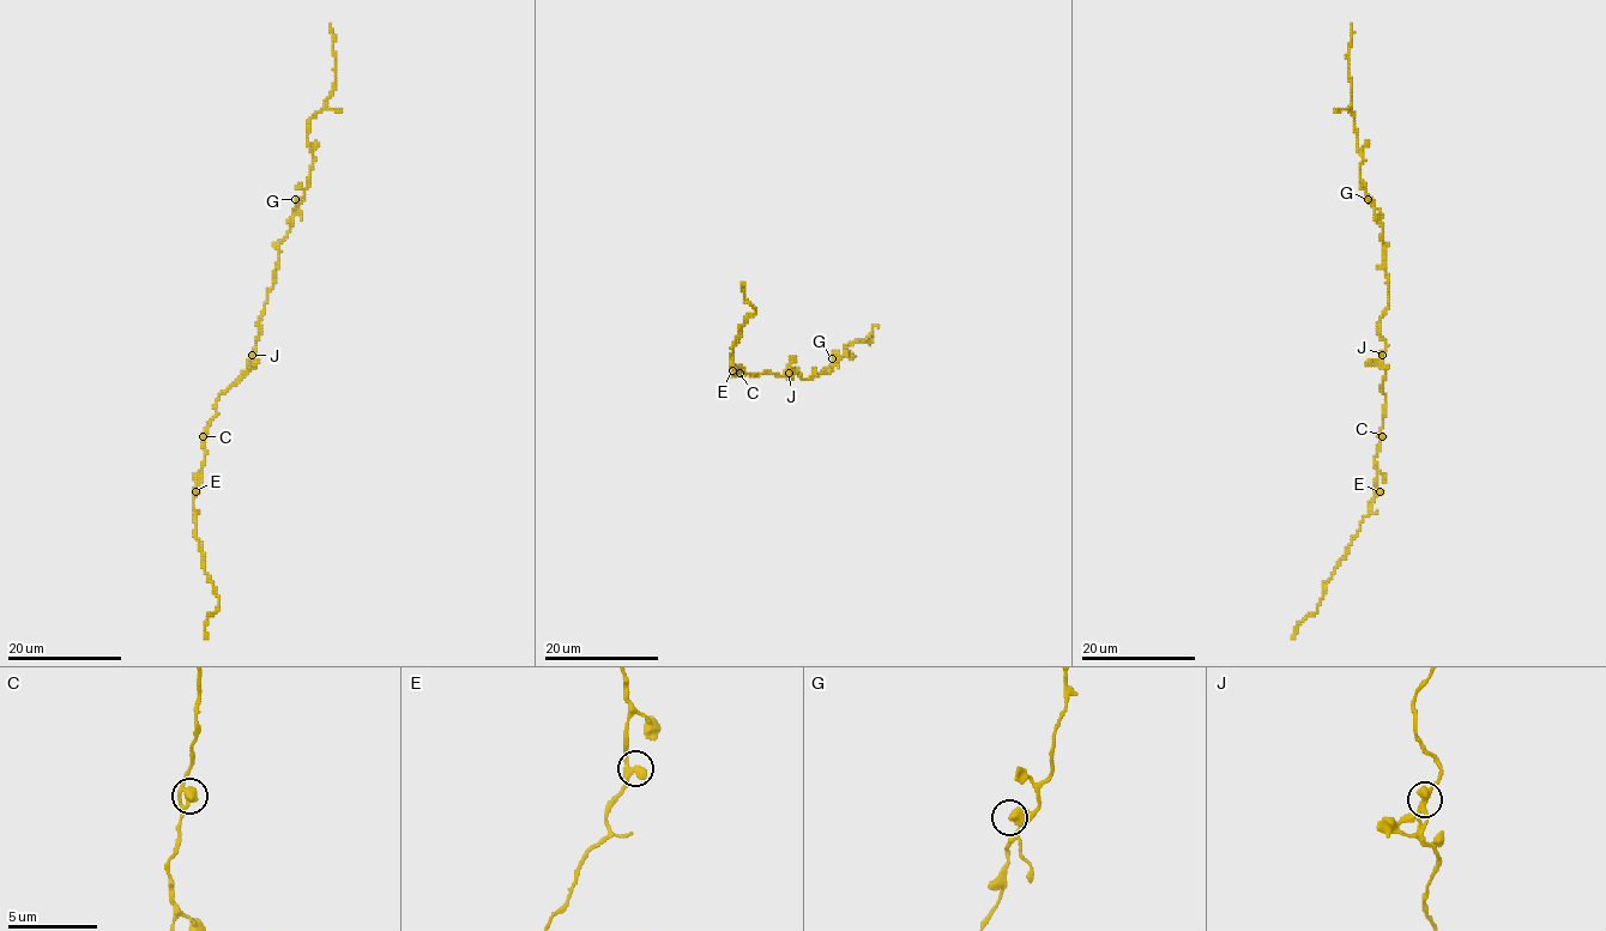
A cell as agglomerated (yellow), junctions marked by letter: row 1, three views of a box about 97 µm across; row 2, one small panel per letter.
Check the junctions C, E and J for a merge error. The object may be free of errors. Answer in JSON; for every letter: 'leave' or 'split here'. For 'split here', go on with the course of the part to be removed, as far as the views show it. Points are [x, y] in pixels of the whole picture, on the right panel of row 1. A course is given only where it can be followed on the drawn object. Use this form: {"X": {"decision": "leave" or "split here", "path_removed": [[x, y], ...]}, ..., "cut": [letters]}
{"C": {"decision": "leave"}, "E": {"decision": "leave"}, "J": {"decision": "leave"}, "cut": []}

